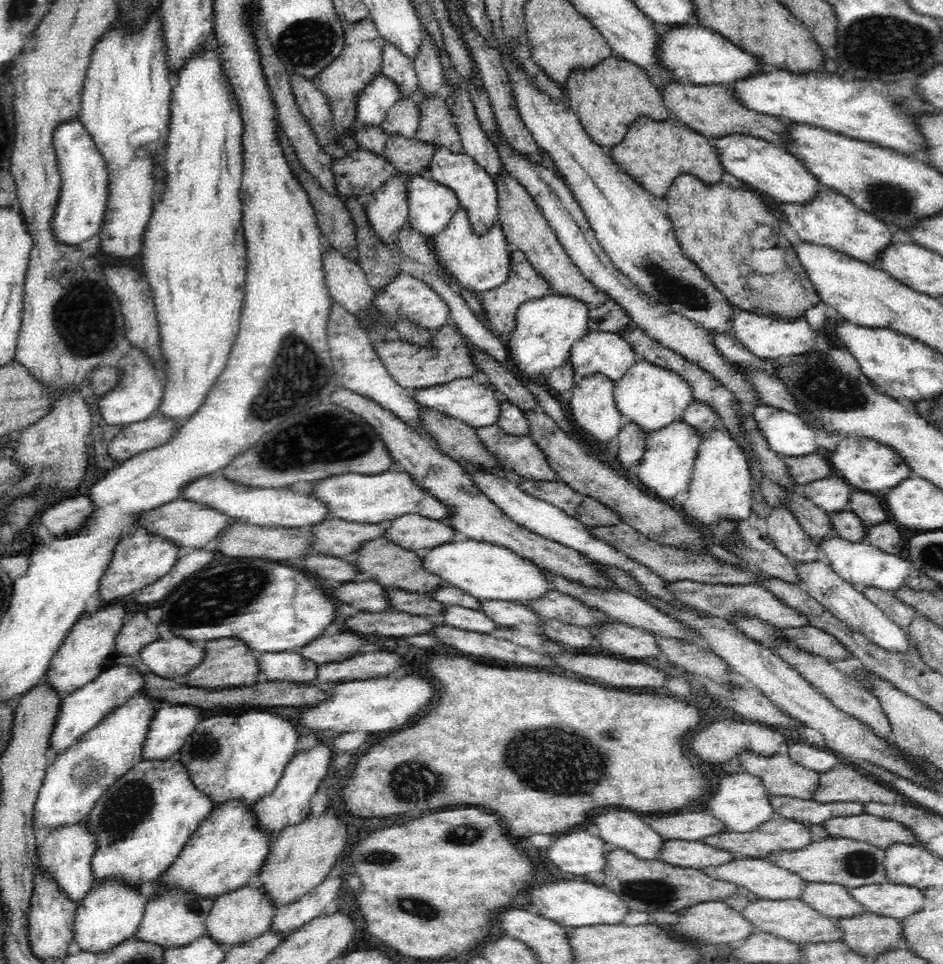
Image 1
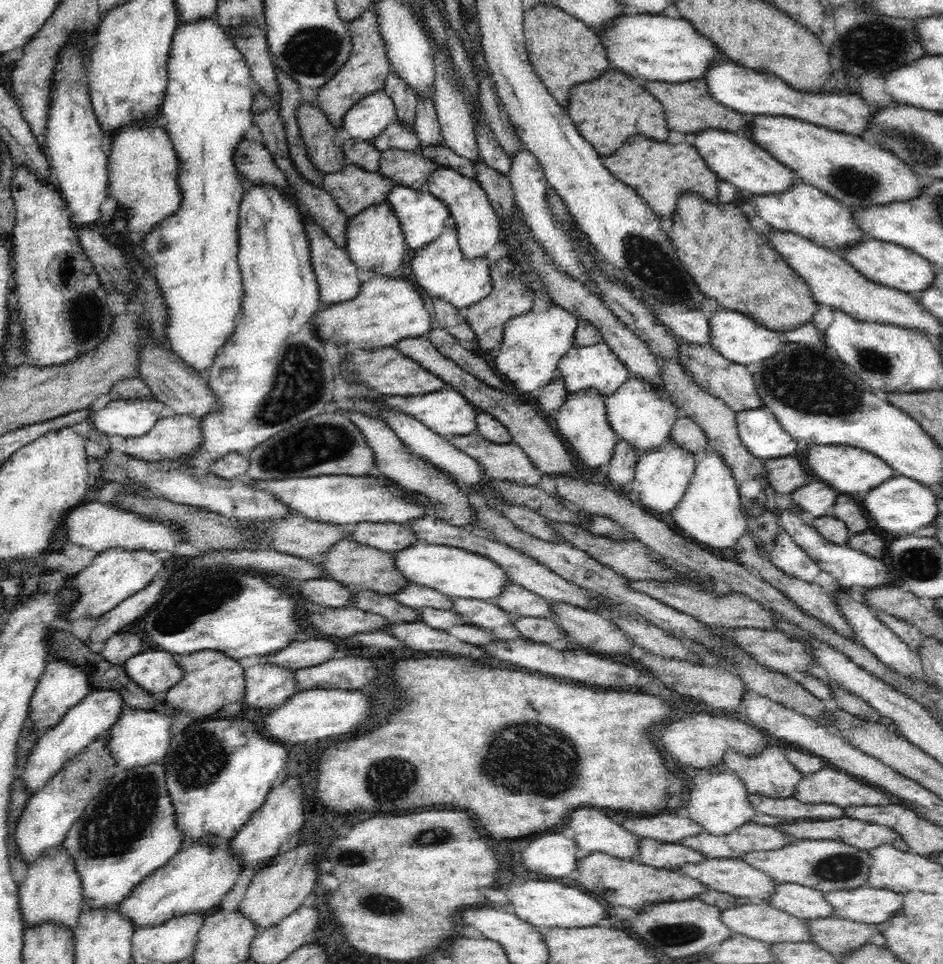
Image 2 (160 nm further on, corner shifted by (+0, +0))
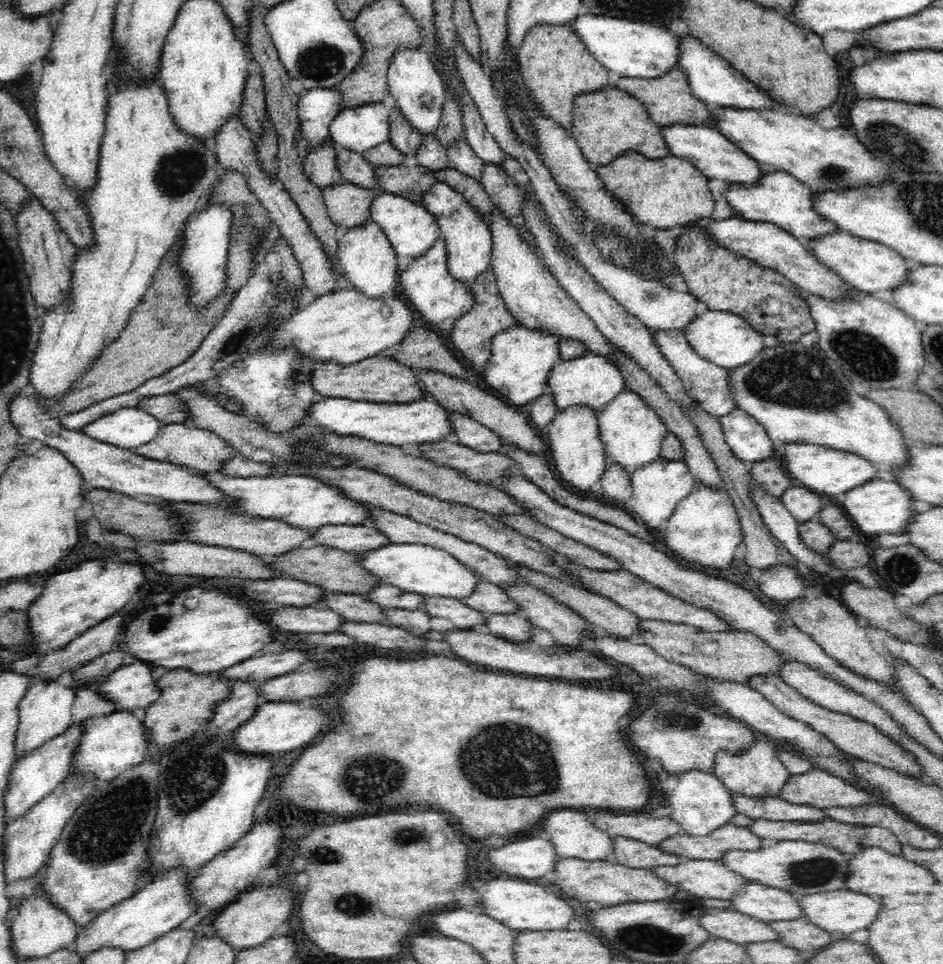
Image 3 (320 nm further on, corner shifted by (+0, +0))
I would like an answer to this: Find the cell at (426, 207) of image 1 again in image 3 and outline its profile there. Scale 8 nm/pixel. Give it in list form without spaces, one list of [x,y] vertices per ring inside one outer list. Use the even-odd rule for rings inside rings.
[[[381,192],[374,198],[370,206],[370,221],[382,226],[382,231],[386,234],[390,244],[394,244],[396,256],[410,256],[419,258],[432,248],[434,241],[440,237],[440,227],[438,227],[438,217],[426,210],[425,206],[418,202],[412,202],[397,193]]]

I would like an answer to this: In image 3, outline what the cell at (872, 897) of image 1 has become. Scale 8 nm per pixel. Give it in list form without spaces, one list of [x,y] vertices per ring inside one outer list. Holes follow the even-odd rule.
[[[840,889],[821,892],[813,895],[801,895],[798,904],[802,909],[802,917],[812,924],[817,924],[829,932],[849,935],[860,928],[868,928],[876,920],[880,910],[880,898],[868,896],[865,893],[850,892]]]

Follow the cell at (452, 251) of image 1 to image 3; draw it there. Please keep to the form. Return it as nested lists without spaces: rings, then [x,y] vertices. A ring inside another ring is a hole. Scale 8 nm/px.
[[[439,237],[432,248],[416,258],[400,276],[400,290],[409,300],[409,307],[416,310],[428,324],[434,327],[447,328],[451,322],[466,314],[473,307],[474,297],[468,281],[454,280],[450,268],[446,265],[448,251],[444,239]]]

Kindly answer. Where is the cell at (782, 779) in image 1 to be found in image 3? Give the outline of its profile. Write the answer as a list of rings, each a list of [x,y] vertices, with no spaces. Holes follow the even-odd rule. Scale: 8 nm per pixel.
[[[756,740],[744,752],[732,753],[718,751],[714,761],[714,776],[725,784],[730,792],[744,796],[778,797],[781,788],[785,786],[786,780],[790,778],[790,773],[780,759],[778,751],[771,741]]]

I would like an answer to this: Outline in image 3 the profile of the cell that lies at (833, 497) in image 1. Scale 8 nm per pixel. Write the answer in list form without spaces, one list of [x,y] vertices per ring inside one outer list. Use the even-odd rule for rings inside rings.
[[[803,486],[788,488],[779,496],[779,499],[800,523],[815,520],[822,506],[826,504],[826,500],[822,500],[822,494]]]

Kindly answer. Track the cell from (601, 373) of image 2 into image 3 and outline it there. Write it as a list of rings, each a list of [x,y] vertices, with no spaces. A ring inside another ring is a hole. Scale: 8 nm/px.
[[[586,352],[572,360],[558,361],[550,371],[548,391],[553,394],[557,412],[572,404],[585,404],[593,408],[594,412],[600,412],[625,386],[621,369],[616,364],[610,364],[605,356],[600,353]]]

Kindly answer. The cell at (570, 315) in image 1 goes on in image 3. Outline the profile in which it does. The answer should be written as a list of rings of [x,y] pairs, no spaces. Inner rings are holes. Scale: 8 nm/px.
[[[524,325],[503,330],[492,340],[489,362],[482,368],[483,382],[514,408],[530,404],[534,398],[548,392],[550,371],[561,360],[560,342],[558,334],[548,330],[528,329]]]

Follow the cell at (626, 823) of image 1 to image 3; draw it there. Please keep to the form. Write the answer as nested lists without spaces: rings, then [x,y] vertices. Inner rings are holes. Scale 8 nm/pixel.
[[[558,810],[558,812],[550,813],[546,819],[542,819],[540,830],[544,834],[548,834],[549,841],[554,845],[555,851],[559,858],[577,858],[578,860],[605,860],[608,855],[613,855],[613,838],[608,832],[604,832],[600,828],[596,828],[592,821],[588,821],[588,817],[580,810]]]

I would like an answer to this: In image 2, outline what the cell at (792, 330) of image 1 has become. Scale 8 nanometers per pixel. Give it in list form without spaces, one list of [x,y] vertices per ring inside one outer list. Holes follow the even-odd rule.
[[[718,308],[711,314],[710,323],[710,342],[709,345],[717,350],[726,360],[734,364],[748,366],[753,362],[760,362],[765,358],[774,356],[786,343],[782,338],[783,334],[778,330],[764,328],[757,324],[757,321],[734,310]]]

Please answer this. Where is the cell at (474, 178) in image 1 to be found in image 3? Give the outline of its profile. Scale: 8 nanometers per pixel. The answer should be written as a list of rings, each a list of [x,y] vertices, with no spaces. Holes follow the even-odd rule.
[[[436,181],[424,194],[420,204],[434,214],[434,217],[438,217],[440,237],[444,239],[448,251],[446,265],[449,266],[454,280],[468,281],[471,284],[476,276],[491,269],[493,239],[490,226],[486,218],[482,217],[482,212],[474,209],[458,190],[445,181]]]

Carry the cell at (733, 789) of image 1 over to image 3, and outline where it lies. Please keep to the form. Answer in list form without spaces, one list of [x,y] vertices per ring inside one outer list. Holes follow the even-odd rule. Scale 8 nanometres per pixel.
[[[700,771],[679,773],[678,785],[674,790],[660,791],[660,797],[670,813],[669,818],[681,824],[683,834],[688,836],[708,836],[728,824],[738,811],[734,809],[732,794],[712,773]]]

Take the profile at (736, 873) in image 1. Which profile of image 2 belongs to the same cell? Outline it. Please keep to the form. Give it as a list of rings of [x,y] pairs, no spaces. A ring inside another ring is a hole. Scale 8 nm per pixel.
[[[707,858],[698,864],[682,865],[677,871],[700,880],[710,890],[753,901],[769,899],[778,884],[772,876],[746,864],[741,858]]]

